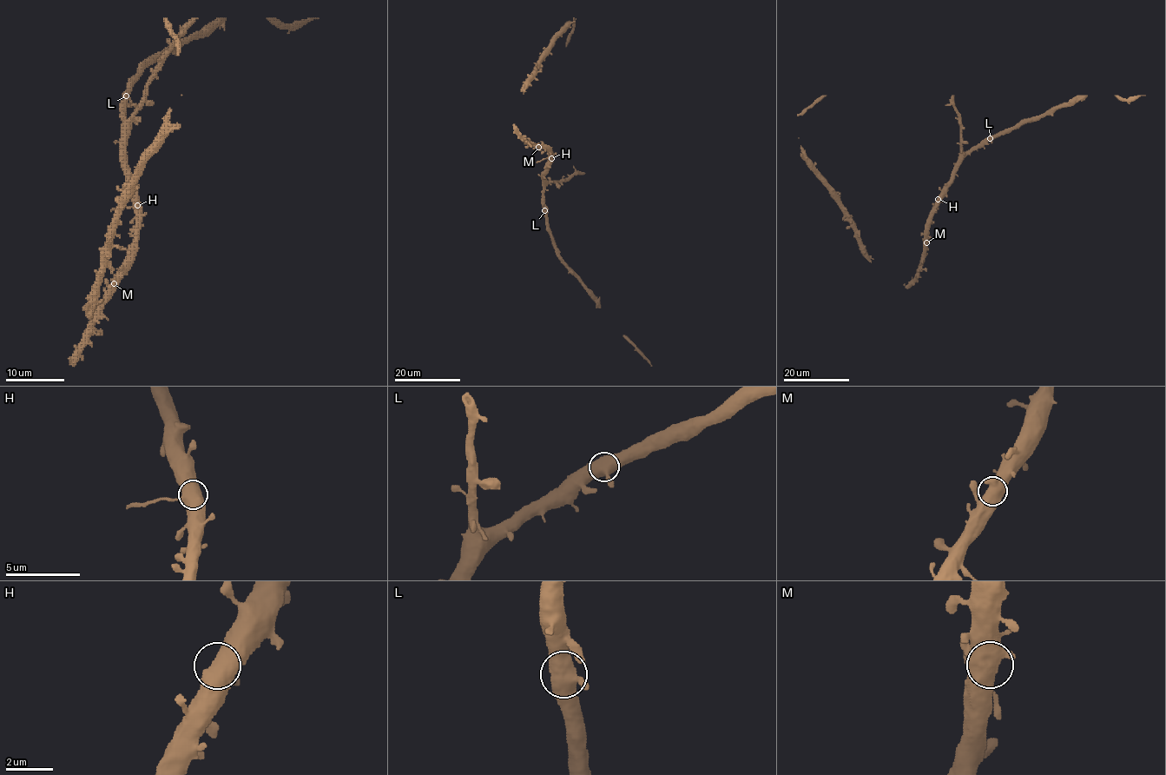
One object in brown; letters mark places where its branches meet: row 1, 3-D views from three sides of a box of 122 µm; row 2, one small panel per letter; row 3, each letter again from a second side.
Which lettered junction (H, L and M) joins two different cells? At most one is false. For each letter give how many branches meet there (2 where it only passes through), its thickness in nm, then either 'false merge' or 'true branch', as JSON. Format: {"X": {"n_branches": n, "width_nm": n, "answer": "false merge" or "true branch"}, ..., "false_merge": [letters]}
{"H": {"n_branches": 3, "width_nm": 600, "answer": "true branch"}, "L": {"n_branches": 3, "width_nm": 650, "answer": "true branch"}, "M": {"n_branches": 3, "width_nm": 600, "answer": "true branch"}, "false_merge": []}

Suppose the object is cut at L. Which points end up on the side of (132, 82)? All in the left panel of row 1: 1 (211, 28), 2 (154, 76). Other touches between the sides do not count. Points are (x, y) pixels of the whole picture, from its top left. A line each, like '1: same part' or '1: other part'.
1: same part
2: other part

